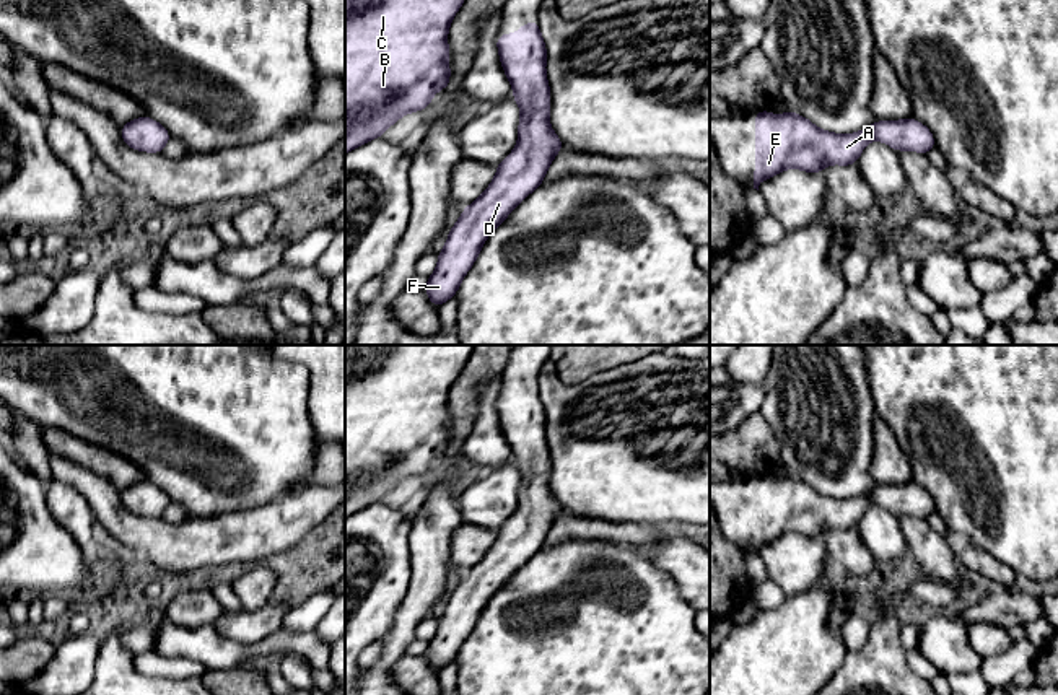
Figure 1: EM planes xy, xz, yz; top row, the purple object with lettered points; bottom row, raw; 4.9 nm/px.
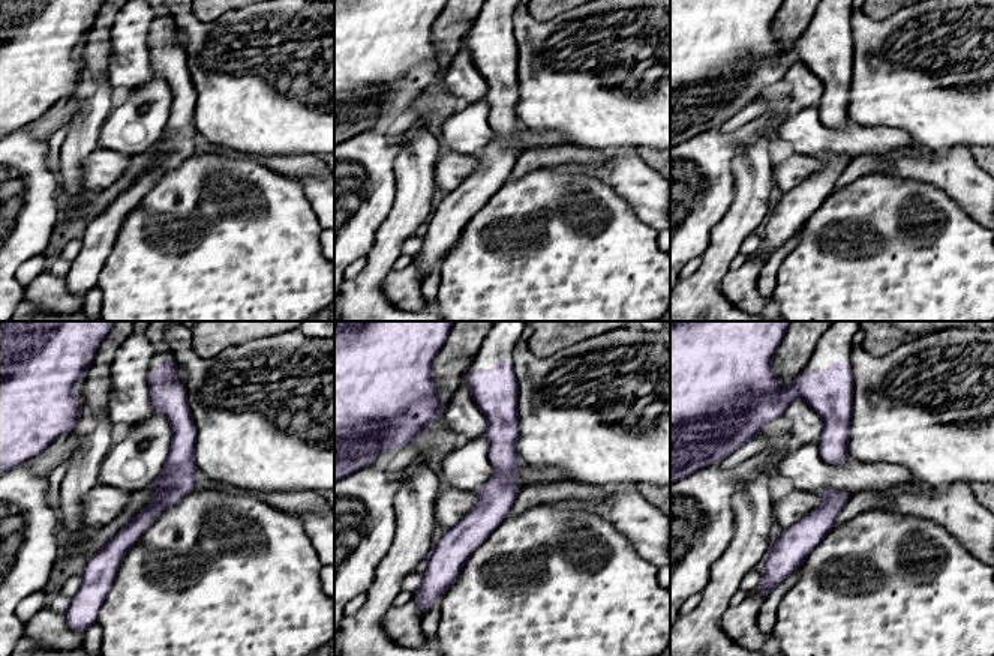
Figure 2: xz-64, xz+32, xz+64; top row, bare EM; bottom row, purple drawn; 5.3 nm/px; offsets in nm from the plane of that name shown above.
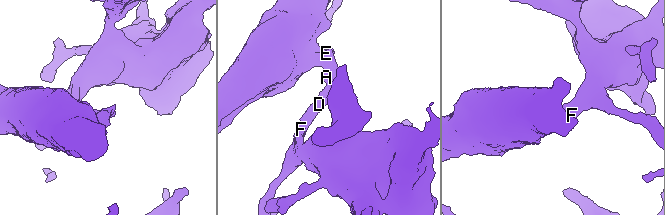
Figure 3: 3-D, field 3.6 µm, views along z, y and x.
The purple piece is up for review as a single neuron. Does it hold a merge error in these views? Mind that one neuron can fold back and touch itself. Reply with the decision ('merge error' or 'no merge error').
no merge error

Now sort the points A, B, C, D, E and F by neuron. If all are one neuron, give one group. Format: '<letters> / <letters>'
A B C D E F

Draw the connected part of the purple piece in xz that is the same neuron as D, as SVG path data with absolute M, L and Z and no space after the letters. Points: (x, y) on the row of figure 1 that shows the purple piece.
M539 21L521 24L518 34L500 34L496 47L521 107L518 146L496 166L492 184L464 208L451 228L444 249L438 254L438 267L425 288L436 308L456 296L488 234L542 184L550 163L563 148L549 122L547 49Z

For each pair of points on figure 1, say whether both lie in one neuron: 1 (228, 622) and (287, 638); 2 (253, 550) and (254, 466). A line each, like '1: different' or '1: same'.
1: different
2: different

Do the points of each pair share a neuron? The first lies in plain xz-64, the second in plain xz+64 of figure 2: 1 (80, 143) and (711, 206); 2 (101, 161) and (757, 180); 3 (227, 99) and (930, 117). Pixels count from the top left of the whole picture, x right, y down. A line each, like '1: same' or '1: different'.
1: different
2: different
3: same

